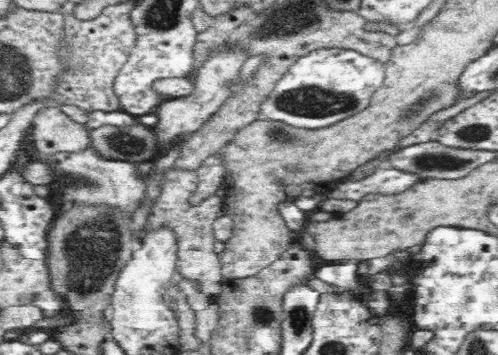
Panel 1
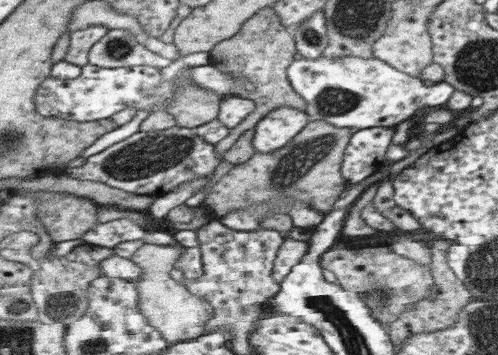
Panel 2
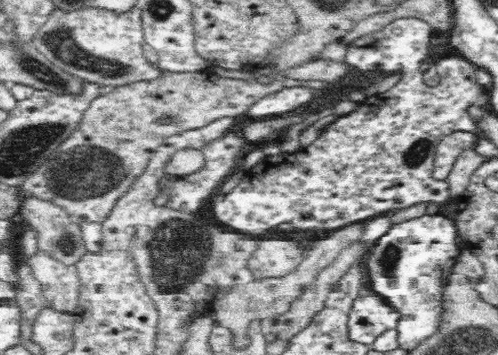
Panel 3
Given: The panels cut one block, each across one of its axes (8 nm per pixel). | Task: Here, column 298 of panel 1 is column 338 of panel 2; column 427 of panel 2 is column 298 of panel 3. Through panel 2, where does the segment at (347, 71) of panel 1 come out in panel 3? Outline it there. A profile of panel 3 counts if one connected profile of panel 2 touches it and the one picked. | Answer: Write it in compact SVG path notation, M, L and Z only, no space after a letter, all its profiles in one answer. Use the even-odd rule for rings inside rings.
M294 86L294 88L282 88L280 92L274 92L258 102L254 102L250 106L250 110L246 112L246 116L252 118L278 118L284 112L292 112L308 102L314 100L316 90L308 88L308 86Z

